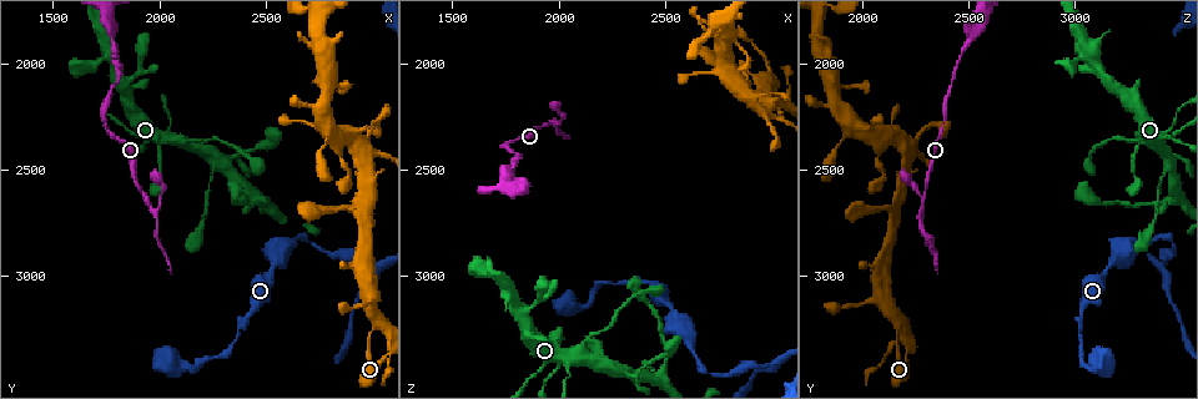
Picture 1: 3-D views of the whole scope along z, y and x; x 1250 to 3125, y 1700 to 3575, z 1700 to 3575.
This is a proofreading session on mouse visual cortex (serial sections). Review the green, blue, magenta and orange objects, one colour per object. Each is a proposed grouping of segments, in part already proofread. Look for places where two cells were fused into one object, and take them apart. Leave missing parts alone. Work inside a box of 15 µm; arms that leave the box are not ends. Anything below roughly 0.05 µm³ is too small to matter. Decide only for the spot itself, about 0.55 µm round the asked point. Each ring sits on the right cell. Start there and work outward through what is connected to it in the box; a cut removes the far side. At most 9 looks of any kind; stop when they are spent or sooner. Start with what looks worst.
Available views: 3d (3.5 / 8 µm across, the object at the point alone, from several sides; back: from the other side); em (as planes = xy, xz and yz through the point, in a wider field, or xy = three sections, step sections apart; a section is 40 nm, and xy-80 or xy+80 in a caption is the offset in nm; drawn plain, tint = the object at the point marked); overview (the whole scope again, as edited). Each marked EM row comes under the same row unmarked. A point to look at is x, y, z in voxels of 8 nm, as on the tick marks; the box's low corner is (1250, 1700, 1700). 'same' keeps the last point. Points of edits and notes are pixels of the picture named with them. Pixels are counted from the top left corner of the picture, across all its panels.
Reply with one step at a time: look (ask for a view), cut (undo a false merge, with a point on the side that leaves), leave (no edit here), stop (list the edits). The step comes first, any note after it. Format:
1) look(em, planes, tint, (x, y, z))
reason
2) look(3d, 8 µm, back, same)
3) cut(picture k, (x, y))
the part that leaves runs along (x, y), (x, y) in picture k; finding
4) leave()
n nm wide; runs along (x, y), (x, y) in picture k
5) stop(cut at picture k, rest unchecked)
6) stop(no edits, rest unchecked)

look(3d, 3.5 µm, (1970, 2690, 2280))
arms part here

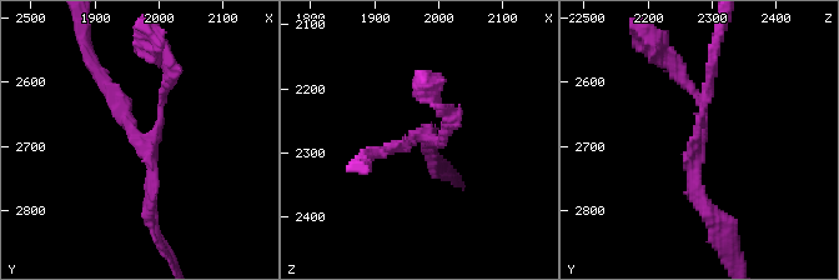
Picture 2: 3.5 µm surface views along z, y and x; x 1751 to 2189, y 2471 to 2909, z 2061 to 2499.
look(em, xy, step 3, tint, (1975, 2695, 2275))
shape alone is not enough

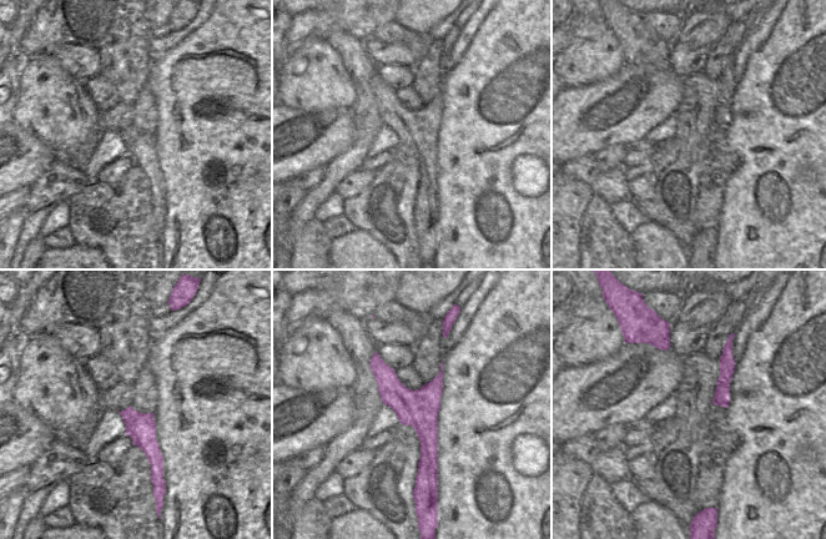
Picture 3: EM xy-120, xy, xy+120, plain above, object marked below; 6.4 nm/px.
leave()
runs along (376, 357), (426, 423), (422, 492) in picture 3; all the same cell

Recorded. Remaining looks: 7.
look(em, xy, step 1, tint, (2110, 2360, 3340))
calibre changes

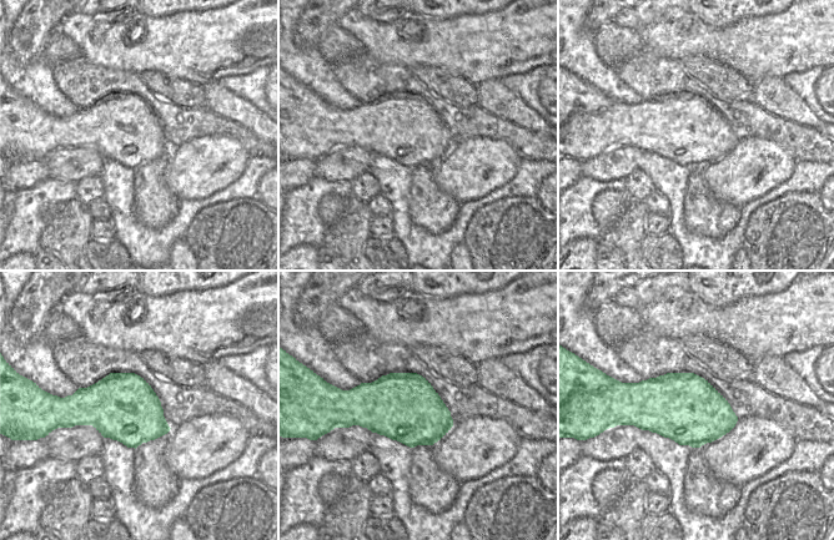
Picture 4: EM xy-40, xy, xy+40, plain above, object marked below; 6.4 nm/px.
look(3d, 3.5 µm, same)
wider look

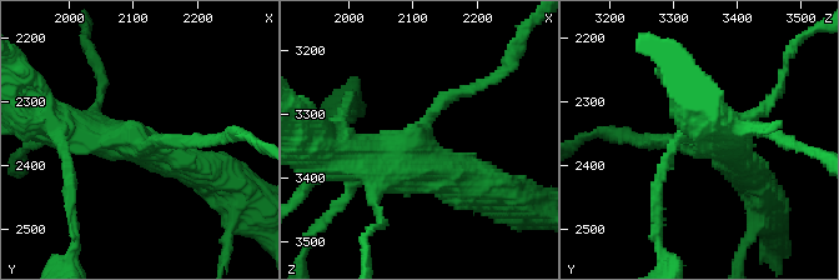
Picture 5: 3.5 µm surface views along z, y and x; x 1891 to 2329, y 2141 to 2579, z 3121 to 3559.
leave()
runs along (358, 160), (393, 166), (435, 109), (485, 84) in picture 5; all the same cell

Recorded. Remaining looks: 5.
look(3d, 3.5 µm, (3010, 2950, 3420))
abrupt turn

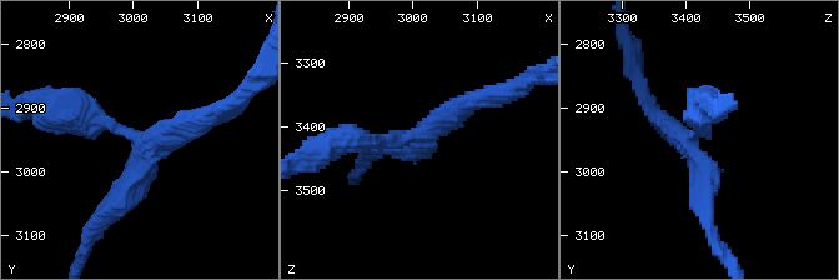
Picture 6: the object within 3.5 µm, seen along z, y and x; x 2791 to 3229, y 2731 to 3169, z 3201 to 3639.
look(em, xy, step 5, tint, (3020, 2960, 3405))
3 arms; arms of 250, 250, 300 nm; need the tissue

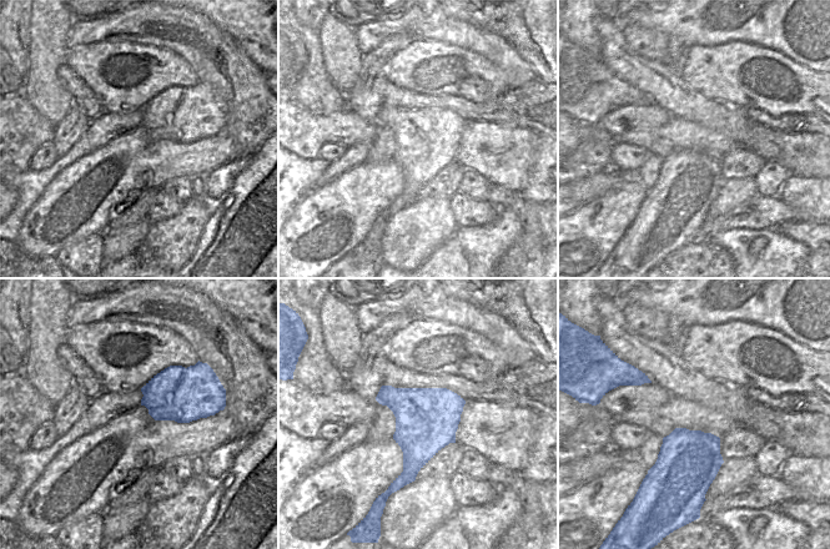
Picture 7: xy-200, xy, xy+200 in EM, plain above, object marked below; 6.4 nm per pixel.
look(em, xy, step 3, tint, same)

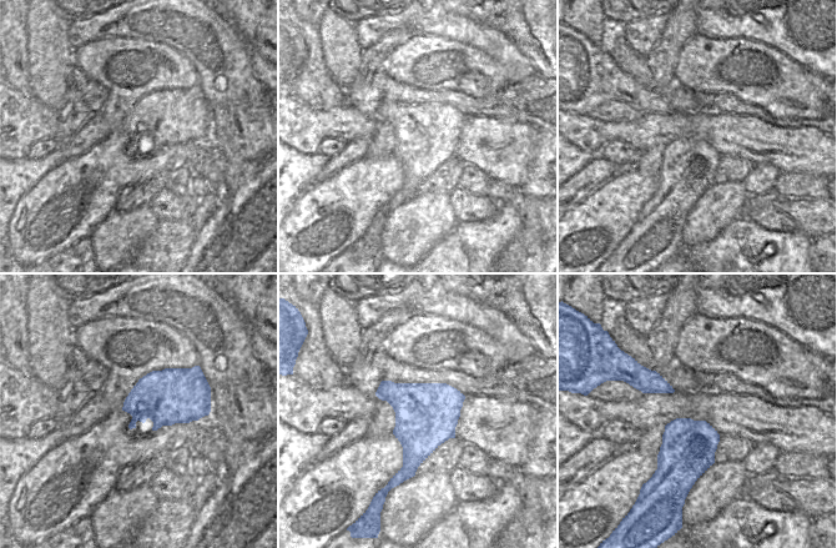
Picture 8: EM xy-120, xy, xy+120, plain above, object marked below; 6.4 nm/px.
leave()
runs along (71, 114), (144, 144), (105, 213) in picture 6; continuous, no second cell

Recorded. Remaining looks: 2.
look(3d, 3.5 µm, (2240, 2570, 3410))
a narrow waist

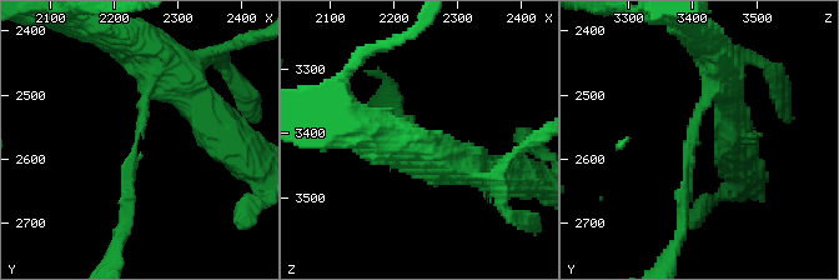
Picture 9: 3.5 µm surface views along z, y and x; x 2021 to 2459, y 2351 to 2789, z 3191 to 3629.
look(em, planes, tint, (2235, 2580, 3395))
arms of 150, 200 nm

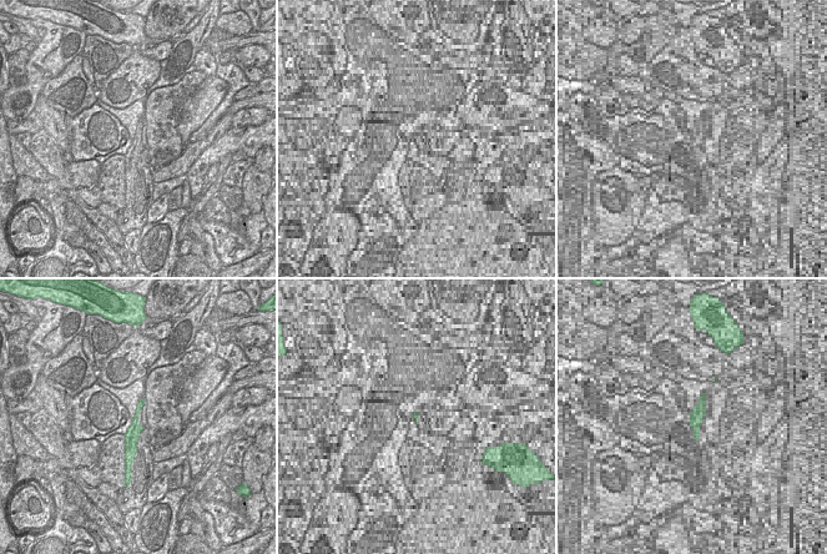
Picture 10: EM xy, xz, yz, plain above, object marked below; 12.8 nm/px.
leave()
runs along (723, 73), (697, 110), (681, 226) in picture 9; one cell here

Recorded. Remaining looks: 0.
stop(no edits, rest unchecked)

